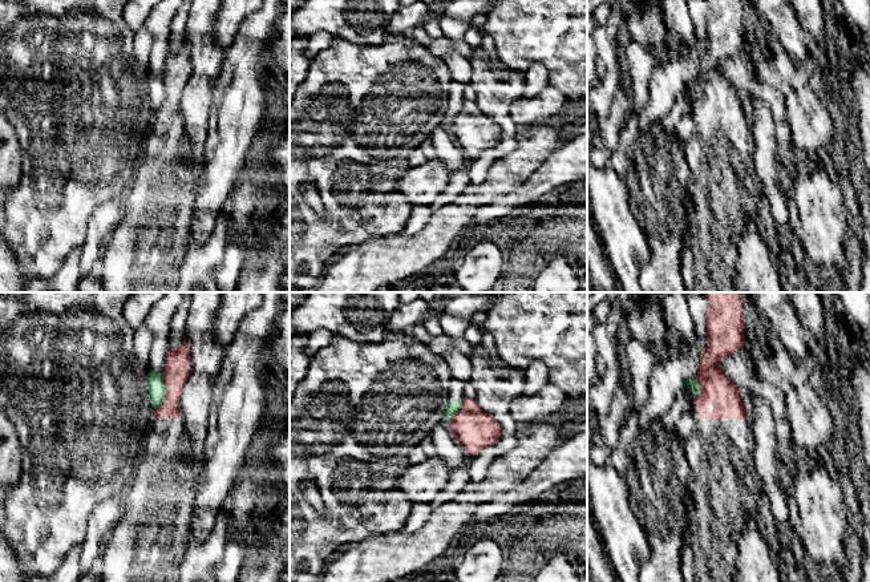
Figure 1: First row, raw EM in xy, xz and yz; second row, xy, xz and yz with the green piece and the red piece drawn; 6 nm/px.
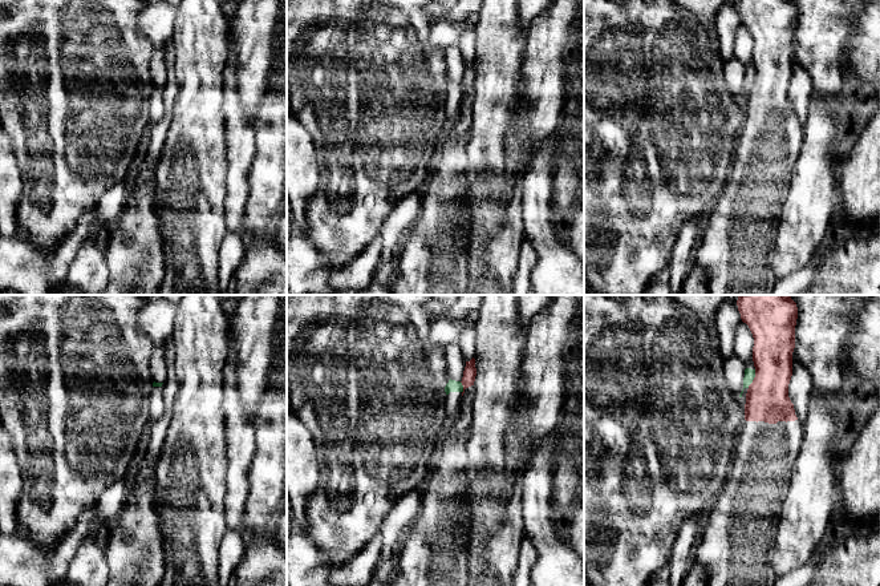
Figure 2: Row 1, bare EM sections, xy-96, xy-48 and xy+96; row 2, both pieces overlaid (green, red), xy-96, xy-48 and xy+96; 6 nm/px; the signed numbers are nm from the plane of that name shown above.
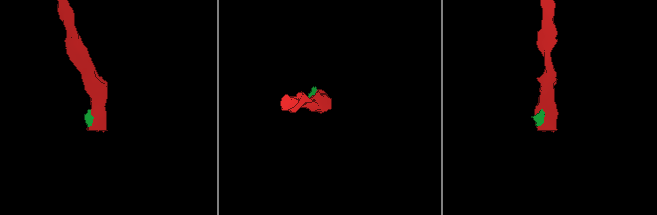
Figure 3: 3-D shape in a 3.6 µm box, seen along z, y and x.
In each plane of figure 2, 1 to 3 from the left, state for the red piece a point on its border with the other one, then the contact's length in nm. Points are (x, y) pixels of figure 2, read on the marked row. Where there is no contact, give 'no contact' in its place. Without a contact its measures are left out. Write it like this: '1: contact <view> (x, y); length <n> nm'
1: no contact
2: contact xy-48 (462, 387); length 70 nm
3: contact xy+96 (753, 379); length 120 nm

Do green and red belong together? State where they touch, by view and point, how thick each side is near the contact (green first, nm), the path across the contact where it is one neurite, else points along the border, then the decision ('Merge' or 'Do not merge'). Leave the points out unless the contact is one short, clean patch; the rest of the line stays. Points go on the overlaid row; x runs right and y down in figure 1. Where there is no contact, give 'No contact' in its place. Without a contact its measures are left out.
Touches green at xy (165, 389). Thickness 100 nm (green) against 160 nm. Boundary: xy (161, 375), (165, 383), (162, 403). Do not merge

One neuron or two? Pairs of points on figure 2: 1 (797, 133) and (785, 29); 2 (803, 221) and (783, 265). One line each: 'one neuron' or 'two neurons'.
1: one neuron
2: one neuron

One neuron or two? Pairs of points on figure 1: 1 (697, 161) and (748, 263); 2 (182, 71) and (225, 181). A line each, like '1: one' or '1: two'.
1: two
2: two

